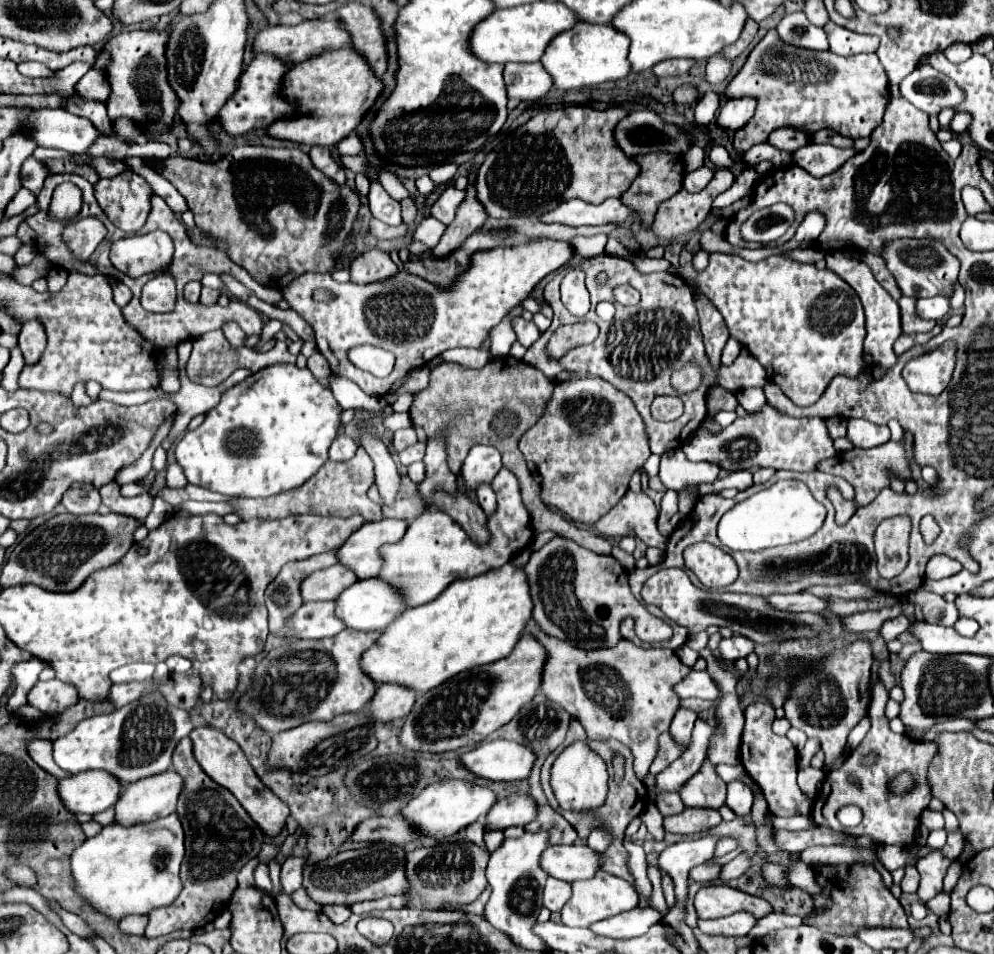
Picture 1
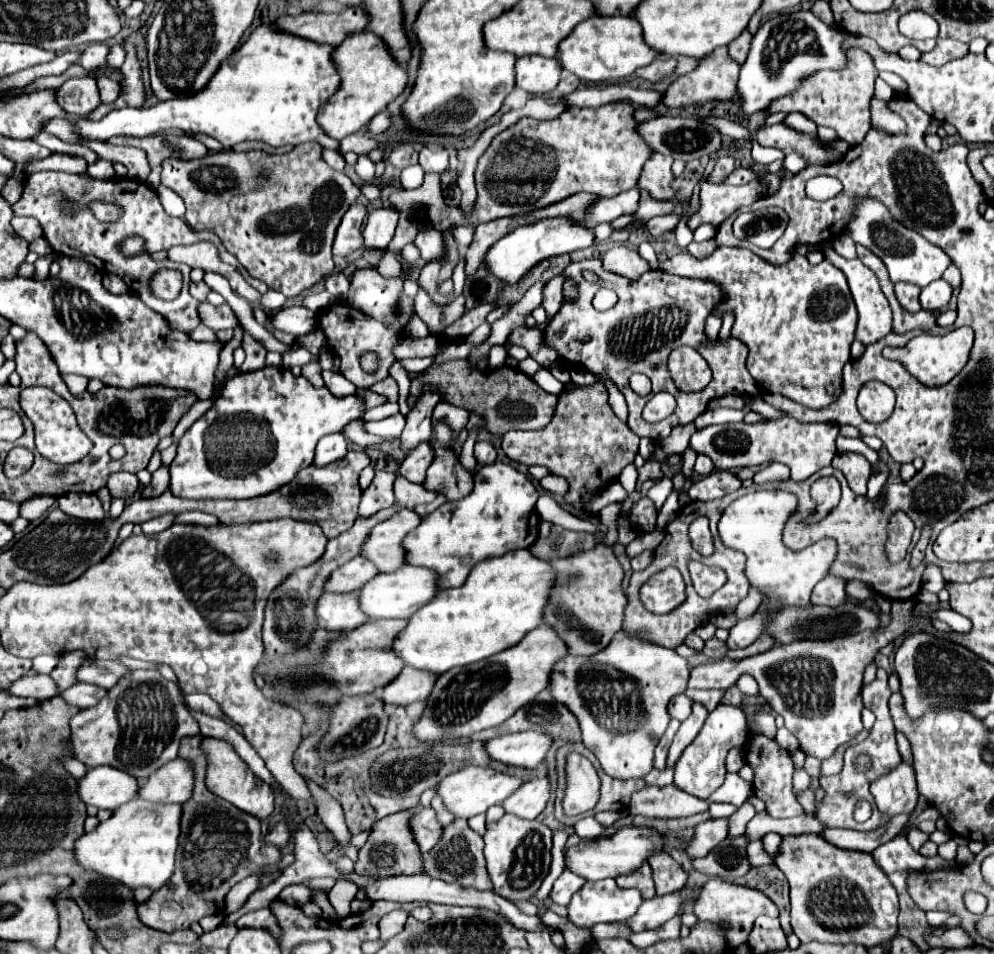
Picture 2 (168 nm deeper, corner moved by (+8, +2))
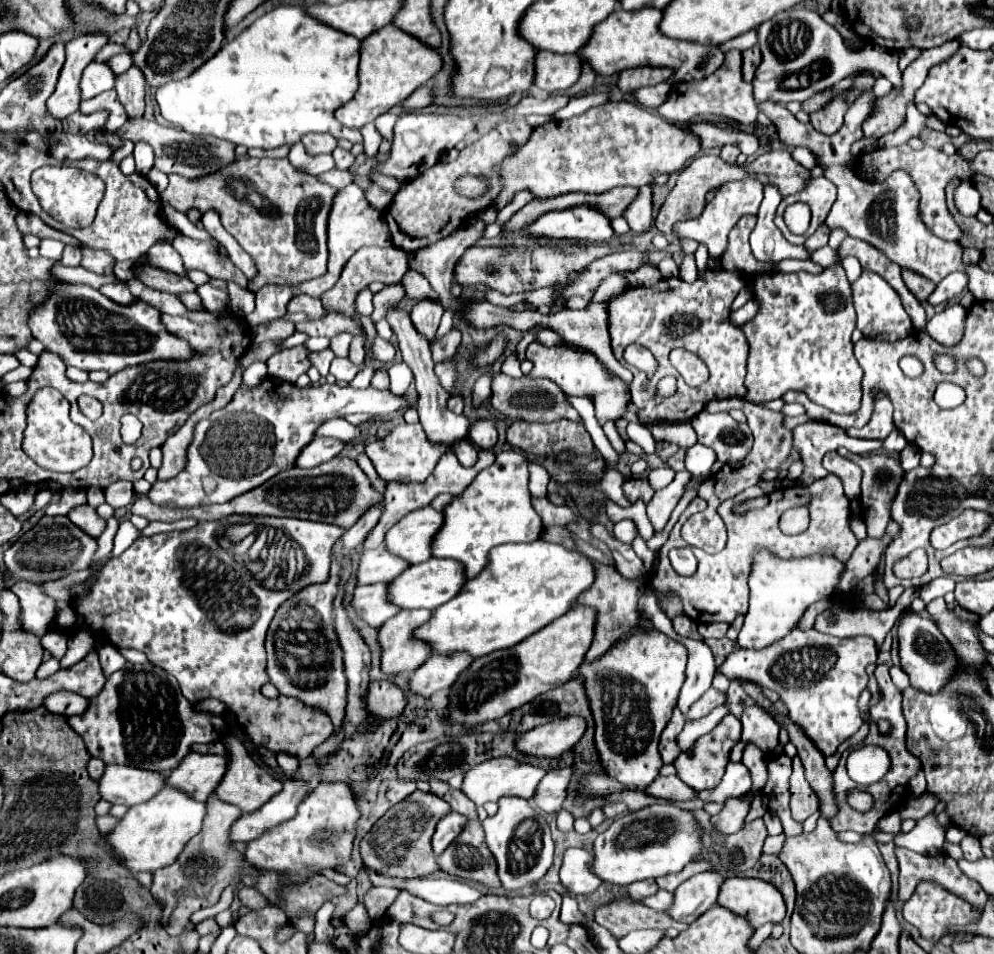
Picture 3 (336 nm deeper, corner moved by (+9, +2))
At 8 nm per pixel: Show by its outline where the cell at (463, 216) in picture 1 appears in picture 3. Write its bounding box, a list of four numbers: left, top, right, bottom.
[411,303,443,341]

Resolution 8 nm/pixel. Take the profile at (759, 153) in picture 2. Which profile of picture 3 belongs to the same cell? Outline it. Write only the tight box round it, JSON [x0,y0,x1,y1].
[793,147,819,169]

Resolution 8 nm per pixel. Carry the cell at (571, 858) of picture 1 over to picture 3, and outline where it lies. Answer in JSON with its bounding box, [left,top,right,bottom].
[591,801,703,885]

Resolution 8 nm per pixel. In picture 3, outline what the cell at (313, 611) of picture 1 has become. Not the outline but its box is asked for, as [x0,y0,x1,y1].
[353,583,401,627]

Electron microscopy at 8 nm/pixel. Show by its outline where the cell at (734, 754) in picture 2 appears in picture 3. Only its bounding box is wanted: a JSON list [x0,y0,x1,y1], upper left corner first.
[731,705,779,761]

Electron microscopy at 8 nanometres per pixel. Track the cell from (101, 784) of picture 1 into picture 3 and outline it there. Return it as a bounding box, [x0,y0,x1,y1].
[99,765,167,807]

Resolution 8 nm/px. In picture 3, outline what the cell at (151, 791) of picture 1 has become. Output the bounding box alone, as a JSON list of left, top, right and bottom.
[167,753,227,801]

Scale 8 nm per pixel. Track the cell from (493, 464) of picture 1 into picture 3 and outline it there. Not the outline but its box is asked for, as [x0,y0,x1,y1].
[469,419,497,449]

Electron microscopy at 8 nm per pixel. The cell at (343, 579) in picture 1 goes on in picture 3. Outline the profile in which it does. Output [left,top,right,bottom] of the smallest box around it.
[357,547,409,585]

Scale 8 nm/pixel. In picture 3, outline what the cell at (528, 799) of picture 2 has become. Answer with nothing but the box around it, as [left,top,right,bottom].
[533,767,573,813]

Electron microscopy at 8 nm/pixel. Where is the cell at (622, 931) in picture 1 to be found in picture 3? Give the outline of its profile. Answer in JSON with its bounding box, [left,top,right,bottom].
[669,871,725,923]

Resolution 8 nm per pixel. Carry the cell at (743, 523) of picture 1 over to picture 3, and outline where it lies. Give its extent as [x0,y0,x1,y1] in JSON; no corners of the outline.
[739,551,857,649]

